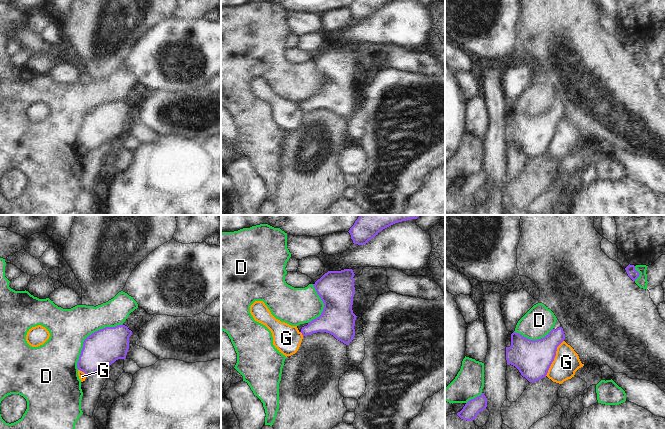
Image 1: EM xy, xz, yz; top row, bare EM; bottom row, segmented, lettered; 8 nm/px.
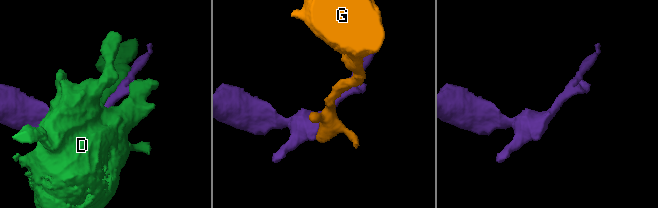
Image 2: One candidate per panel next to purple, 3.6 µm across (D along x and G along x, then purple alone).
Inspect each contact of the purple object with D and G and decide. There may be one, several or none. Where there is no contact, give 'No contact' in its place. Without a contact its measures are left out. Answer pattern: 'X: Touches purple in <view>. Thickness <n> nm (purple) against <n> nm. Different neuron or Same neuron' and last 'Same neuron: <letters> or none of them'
D: Touches purple in xy. Thickness 280 nm (purple) against 320 nm. Different neuron
G: Touches purple in yz. Thickness 300 nm (purple) against 200 nm. Different neuron
Same neuron: none of them

